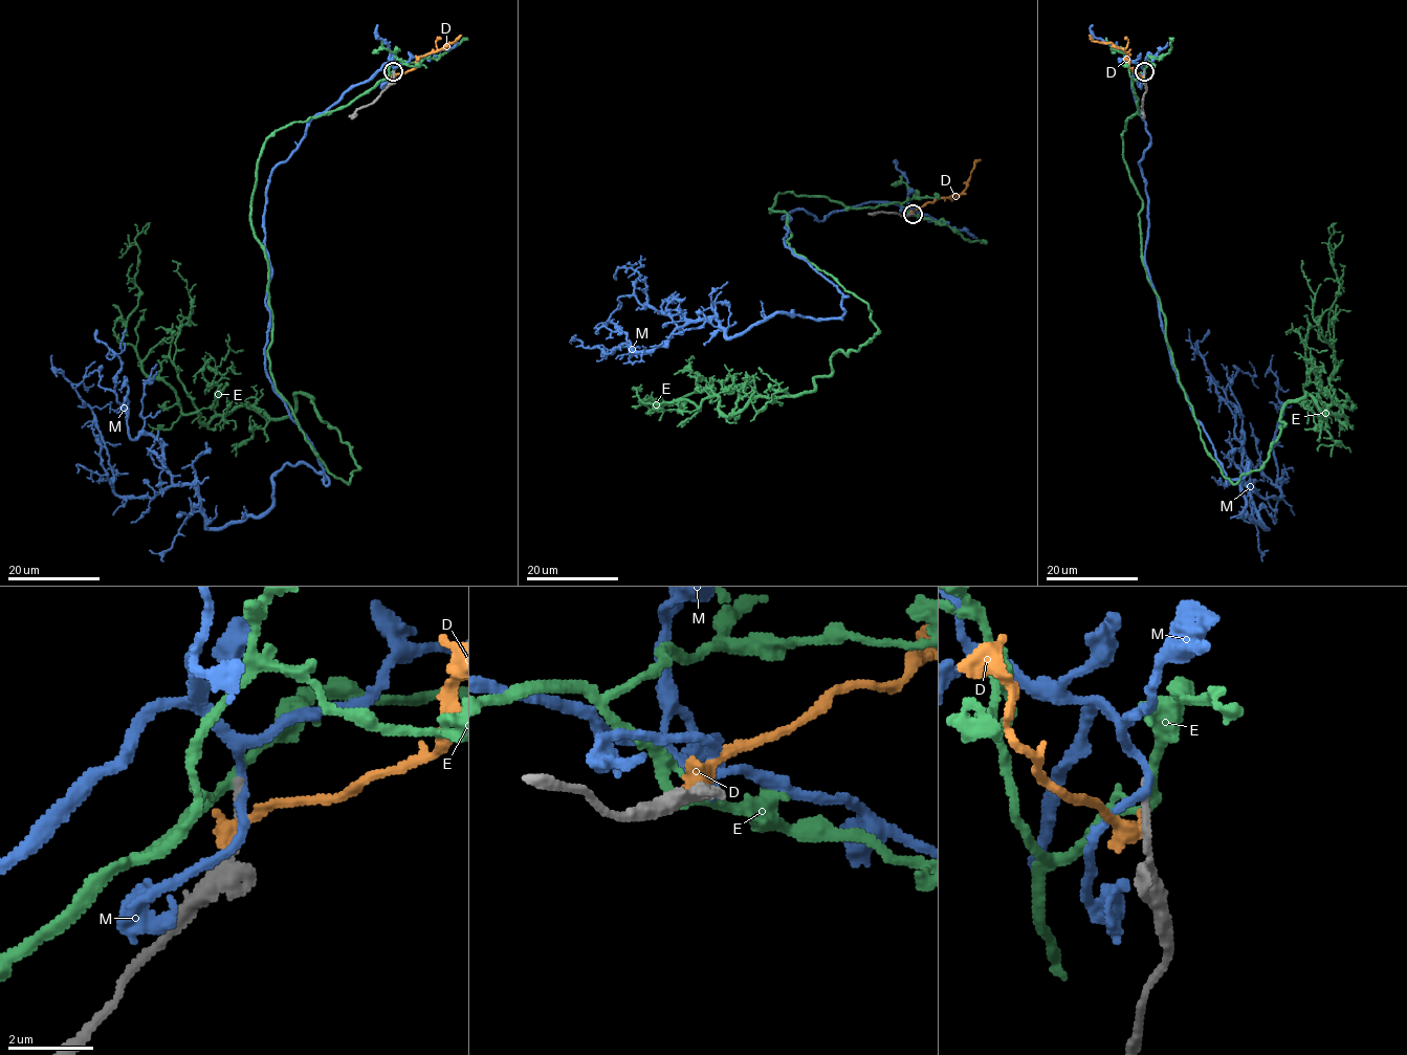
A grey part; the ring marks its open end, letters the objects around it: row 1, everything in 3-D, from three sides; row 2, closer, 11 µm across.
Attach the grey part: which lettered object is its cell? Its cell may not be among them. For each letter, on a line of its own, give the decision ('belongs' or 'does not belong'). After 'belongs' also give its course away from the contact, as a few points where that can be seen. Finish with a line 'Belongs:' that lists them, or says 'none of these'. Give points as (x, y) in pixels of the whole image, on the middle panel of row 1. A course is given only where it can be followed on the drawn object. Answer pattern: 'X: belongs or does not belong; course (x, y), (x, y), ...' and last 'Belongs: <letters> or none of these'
D: does not belong
E: does not belong
M: does not belong
Belongs: none of these

